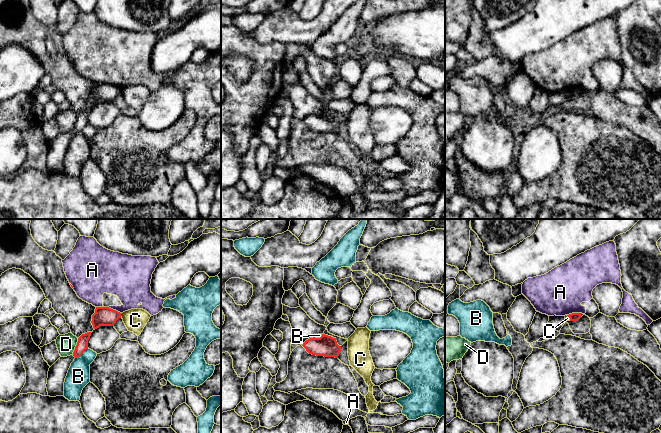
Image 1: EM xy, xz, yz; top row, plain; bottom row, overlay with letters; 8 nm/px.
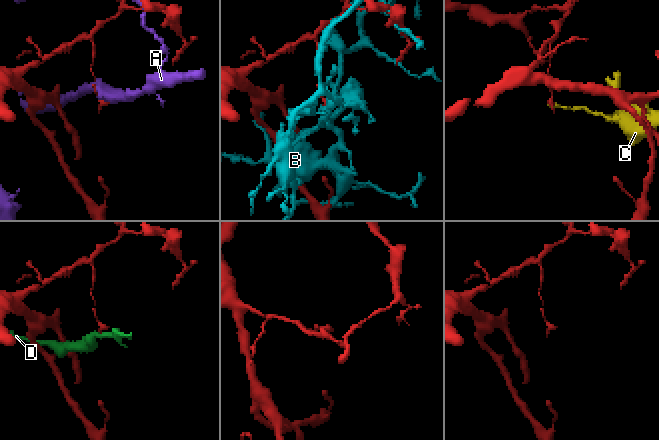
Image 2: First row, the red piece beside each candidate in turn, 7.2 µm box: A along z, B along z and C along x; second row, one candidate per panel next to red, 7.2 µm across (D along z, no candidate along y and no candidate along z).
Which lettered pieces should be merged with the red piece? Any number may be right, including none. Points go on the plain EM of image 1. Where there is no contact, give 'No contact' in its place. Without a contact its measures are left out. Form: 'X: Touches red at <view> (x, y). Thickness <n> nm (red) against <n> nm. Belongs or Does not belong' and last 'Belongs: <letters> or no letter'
A: Touches red at yz (574, 89). Thickness 60 nm (red) against 380 nm. Does not belong
B: Touches red at xy (81, 130). Thickness 90 nm (red) against 190 nm. Does not belong
C: Touches red at xy (120, 91). Thickness 160 nm (red) against 180 nm. Does not belong
D: Touches red at xy (76, 122). Thickness 90 nm (red) against 150 nm. Does not belong
Belongs: no letter

